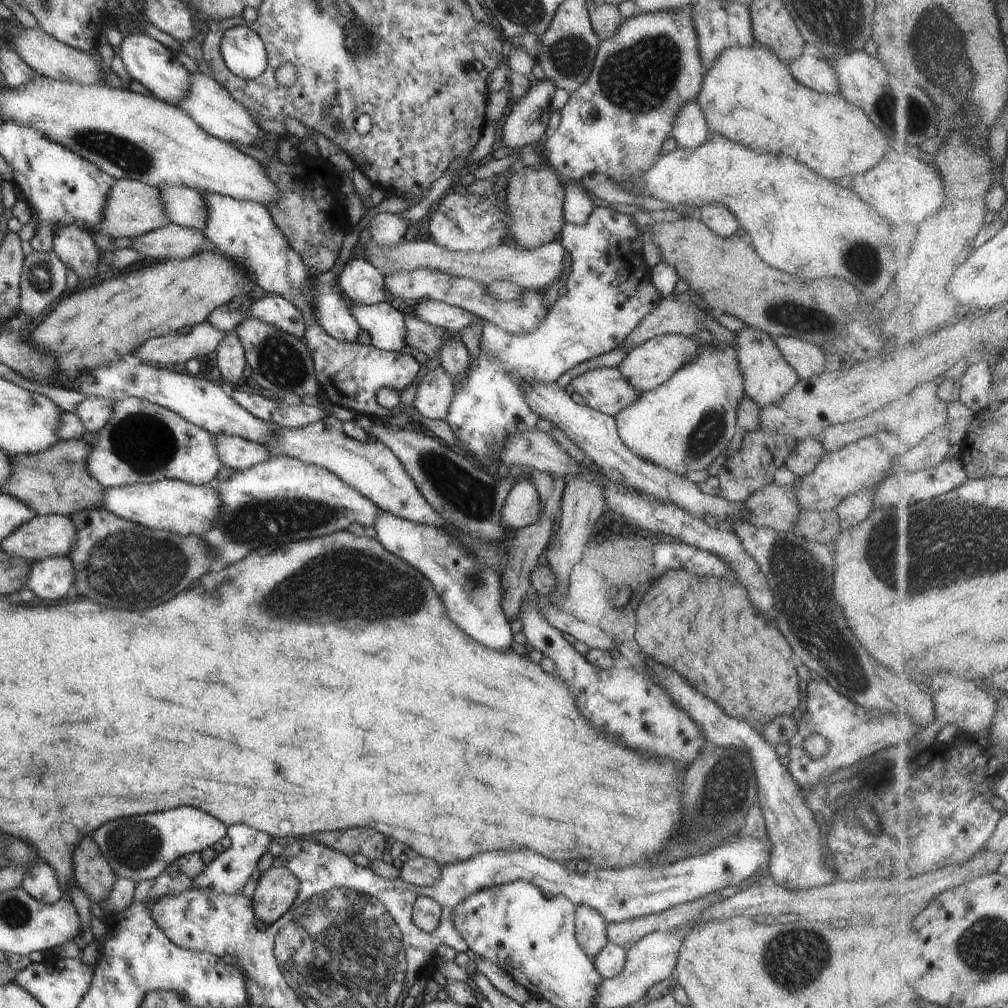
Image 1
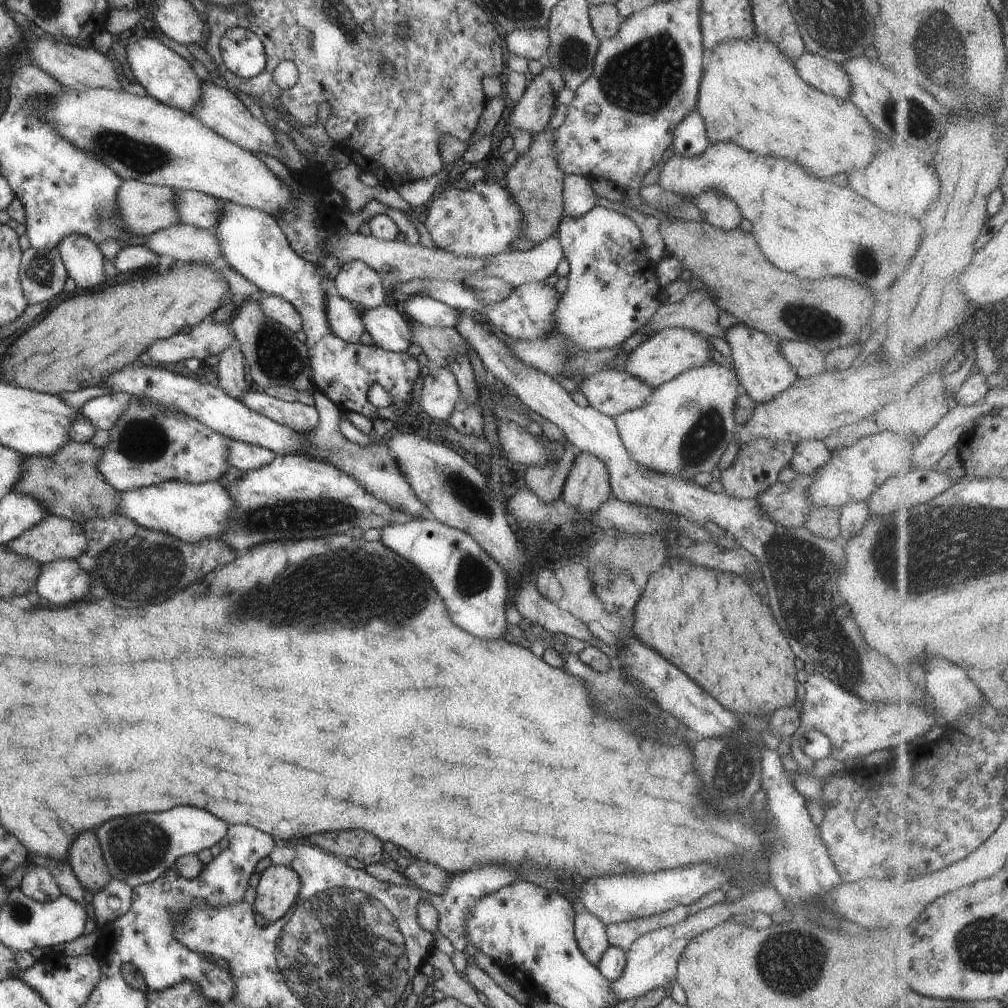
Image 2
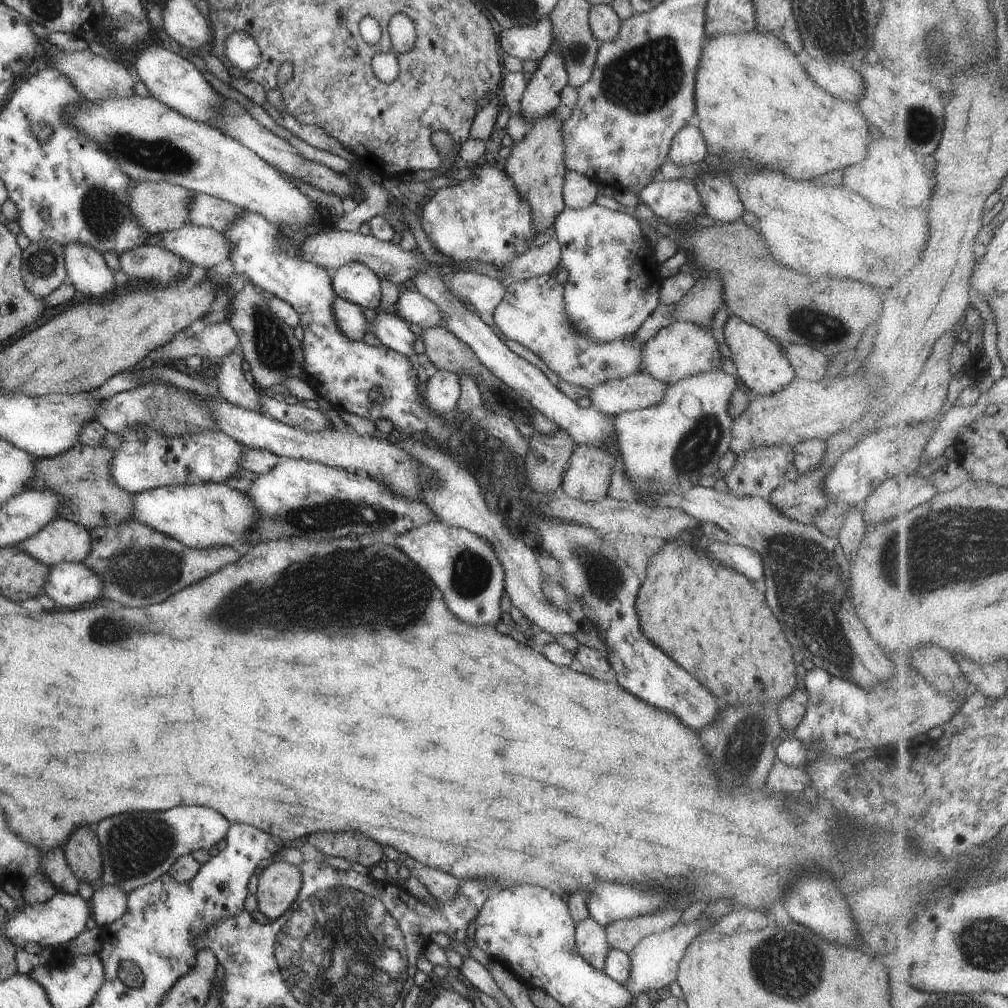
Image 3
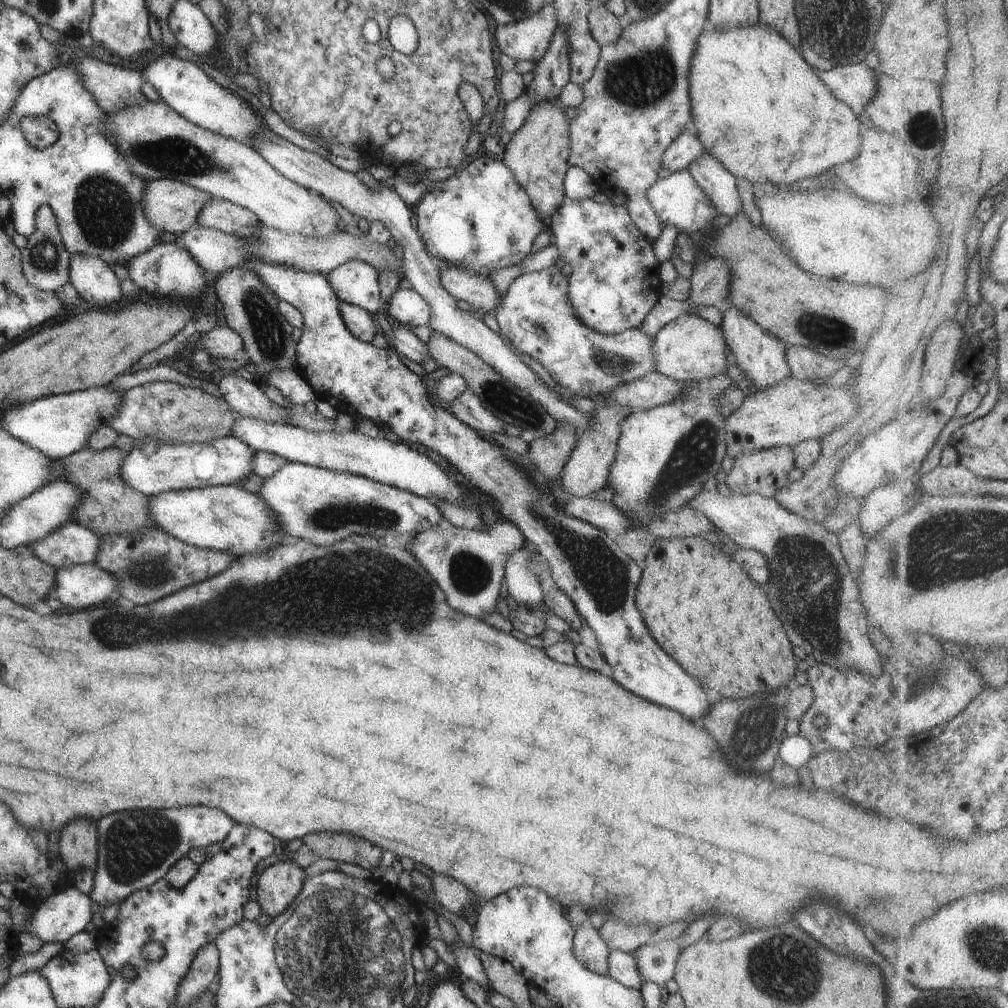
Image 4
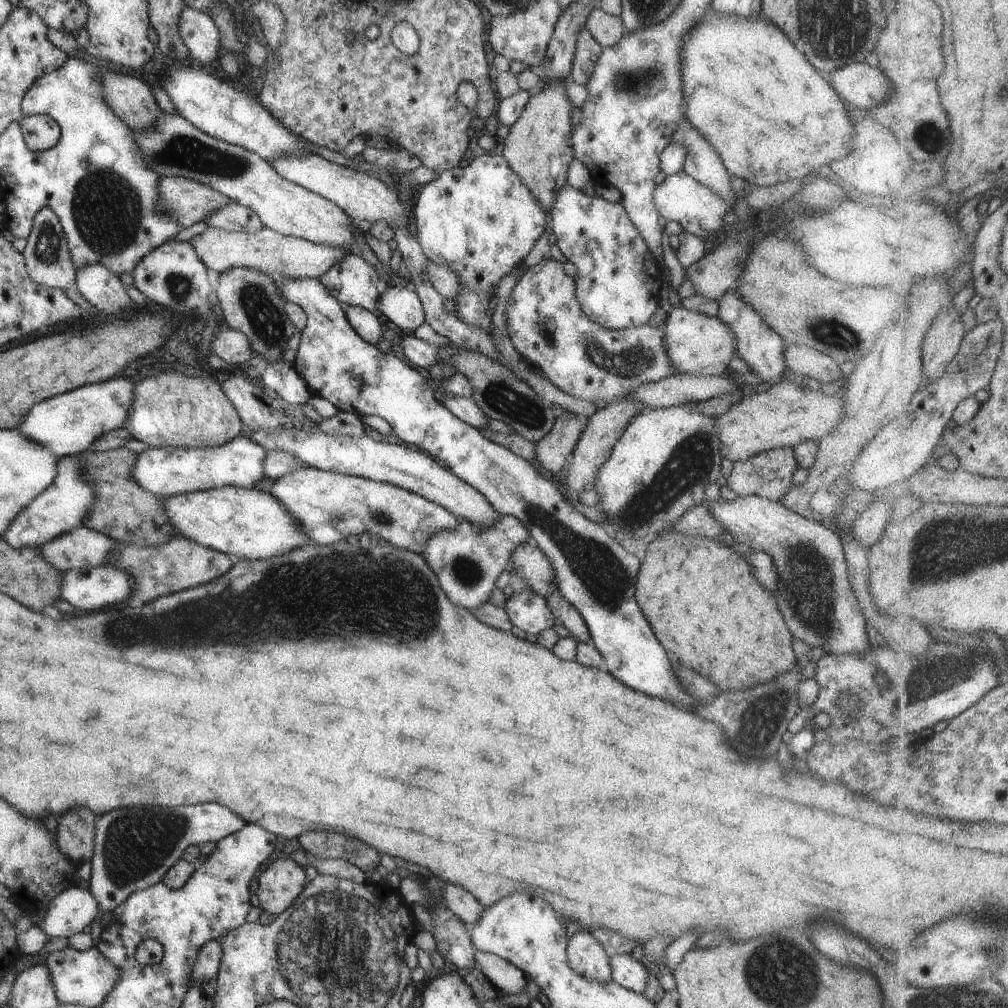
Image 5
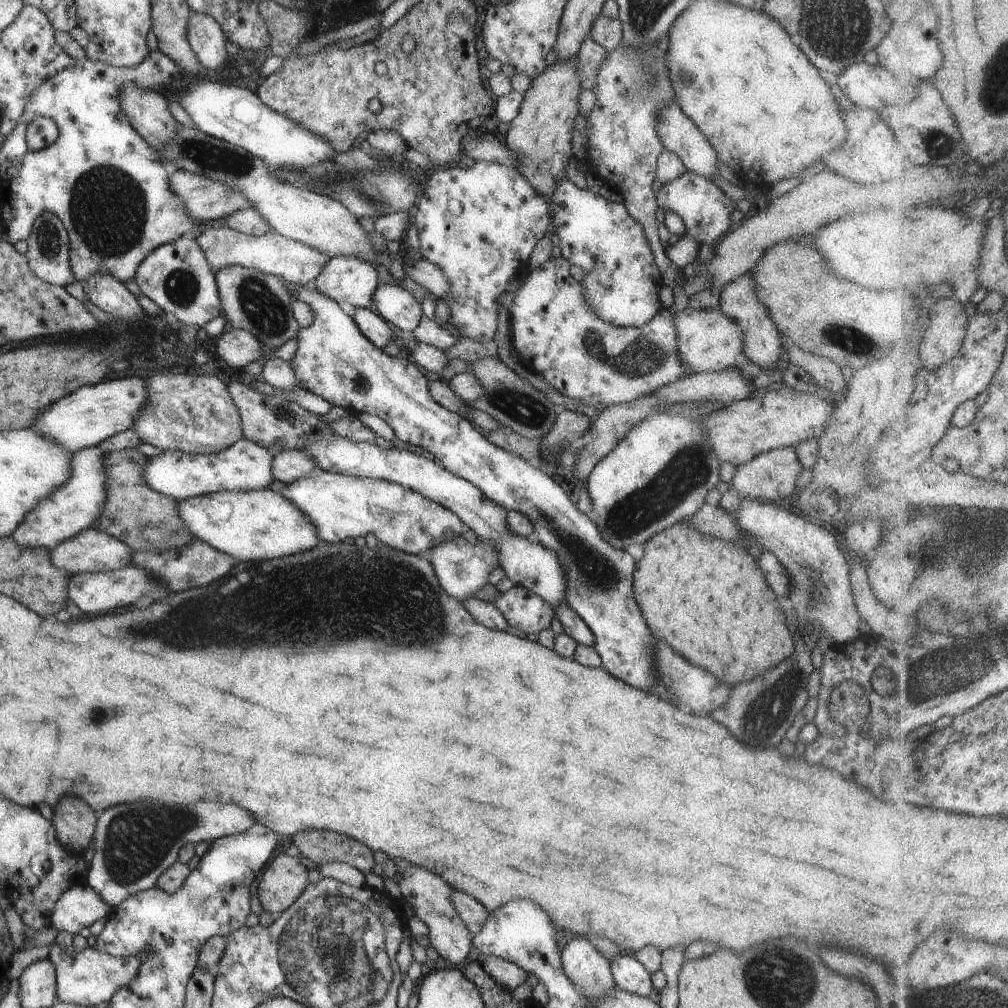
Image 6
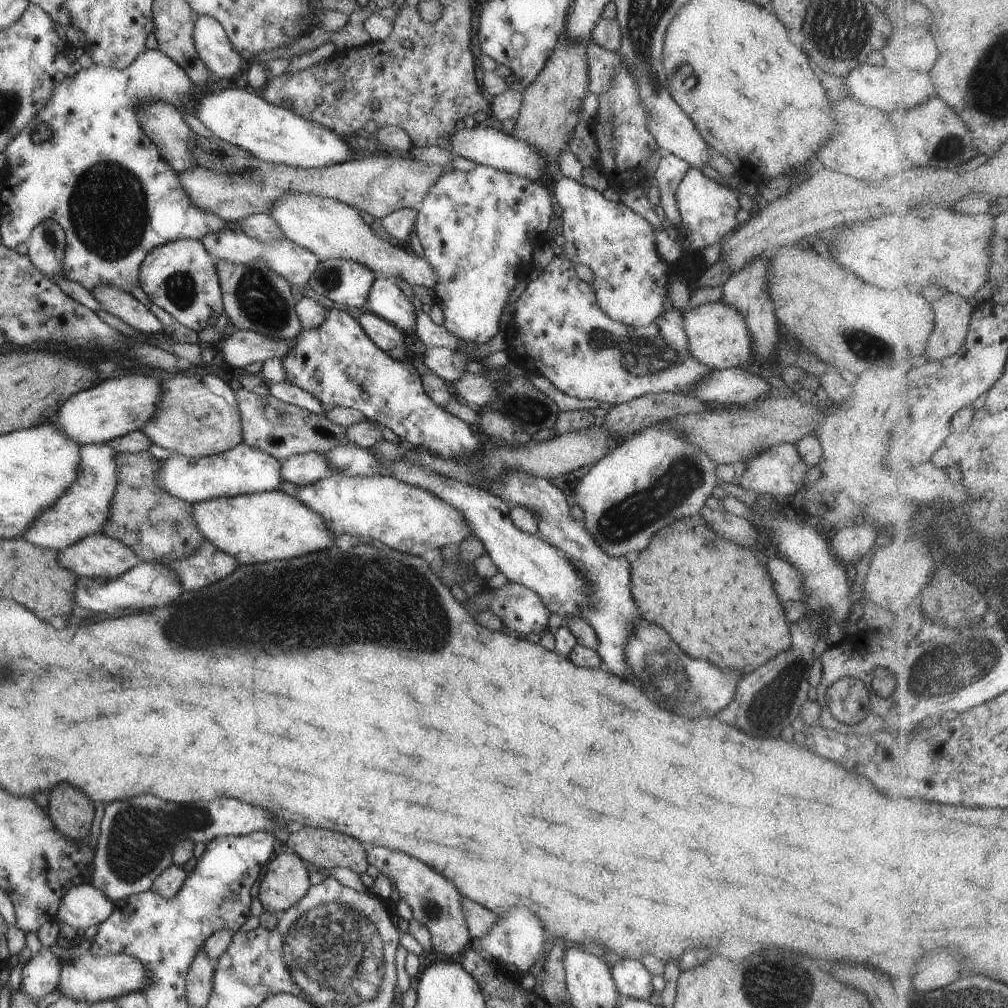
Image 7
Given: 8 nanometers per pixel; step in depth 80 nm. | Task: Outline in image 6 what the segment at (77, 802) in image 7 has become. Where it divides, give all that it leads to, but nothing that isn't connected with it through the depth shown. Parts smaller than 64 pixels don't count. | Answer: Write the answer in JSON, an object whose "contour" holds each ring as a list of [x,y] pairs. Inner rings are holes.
{"contour":[[[63,796],[55,804],[51,818],[60,845],[71,853],[83,854],[94,835],[93,810],[79,798]]]}

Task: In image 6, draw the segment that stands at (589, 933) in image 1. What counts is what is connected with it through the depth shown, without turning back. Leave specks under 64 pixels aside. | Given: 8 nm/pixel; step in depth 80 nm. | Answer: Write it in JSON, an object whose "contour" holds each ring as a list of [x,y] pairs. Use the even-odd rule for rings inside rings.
{"contour":[[[574,937],[560,952],[563,974],[584,996],[597,1001],[614,988],[610,961],[603,958],[594,945],[583,937]]]}

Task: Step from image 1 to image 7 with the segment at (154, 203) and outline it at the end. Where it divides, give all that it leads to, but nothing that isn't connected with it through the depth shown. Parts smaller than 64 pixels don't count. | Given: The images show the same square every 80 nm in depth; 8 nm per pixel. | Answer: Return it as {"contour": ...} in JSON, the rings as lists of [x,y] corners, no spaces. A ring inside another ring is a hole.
{"contour":[[[380,151],[366,154],[358,160],[351,159],[314,169],[258,161],[256,167],[242,173],[218,173],[197,166],[178,171],[176,175],[196,207],[215,213],[224,221],[240,221],[255,213],[267,214],[274,207],[274,202],[287,192],[329,197],[356,211],[363,210],[373,218],[381,218],[399,209],[416,209],[429,187],[449,169],[447,165],[428,165],[408,154]]]}

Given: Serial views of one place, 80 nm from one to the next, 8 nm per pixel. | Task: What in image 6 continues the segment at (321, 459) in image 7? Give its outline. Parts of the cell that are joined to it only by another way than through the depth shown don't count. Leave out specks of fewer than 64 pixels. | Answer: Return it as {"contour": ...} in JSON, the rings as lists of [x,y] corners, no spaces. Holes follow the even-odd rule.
{"contour":[[[291,449],[273,456],[271,474],[275,480],[288,484],[299,477],[313,473],[315,467],[317,467],[315,461],[312,462],[312,458],[307,453],[303,450]]]}

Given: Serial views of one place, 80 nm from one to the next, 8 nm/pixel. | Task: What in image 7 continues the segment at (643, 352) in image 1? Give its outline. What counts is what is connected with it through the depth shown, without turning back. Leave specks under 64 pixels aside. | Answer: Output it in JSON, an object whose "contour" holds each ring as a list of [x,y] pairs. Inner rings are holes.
{"contour":[[[719,300],[698,305],[694,308],[687,308],[682,318],[683,328],[688,340],[688,349],[691,356],[694,356],[701,364],[707,365],[710,370],[720,371],[729,367],[739,367],[745,363],[752,354],[750,346],[750,332],[745,324],[744,318],[737,309],[730,307],[727,303]]]}

